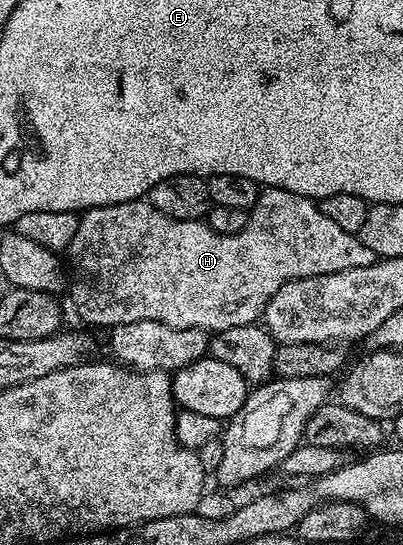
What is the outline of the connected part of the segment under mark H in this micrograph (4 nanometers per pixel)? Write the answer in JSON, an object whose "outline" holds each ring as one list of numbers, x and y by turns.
{"outline":[[273,186,261,189,255,204,252,205,246,228,242,228,242,232,238,232,234,236,222,236,218,232,214,232,204,220,198,222,174,220,170,216,158,212,158,208,154,208,147,200,95,206,94,209,83,211,80,214,78,232,74,232,74,240,70,240,66,257,68,257,68,260,66,258,66,266,70,271,70,288,72,284,72,306,82,321,89,322,89,324,84,323,89,327,108,326,107,328,115,328,134,324,138,320,154,320,158,324,170,324,170,328,194,328,205,332,253,325,263,315,266,304,274,296,274,292,278,292,278,288,282,288,282,284,286,284,290,280,309,278,310,276,326,276,334,272,346,272,350,268,366,268,378,261,376,254,370,252,370,248,366,248,366,244,361,238,350,232,342,232,342,228,338,228,338,224,332,223,327,216,322,216,319,205,313,199,298,196,294,192,286,192,282,188,274,188]]}

